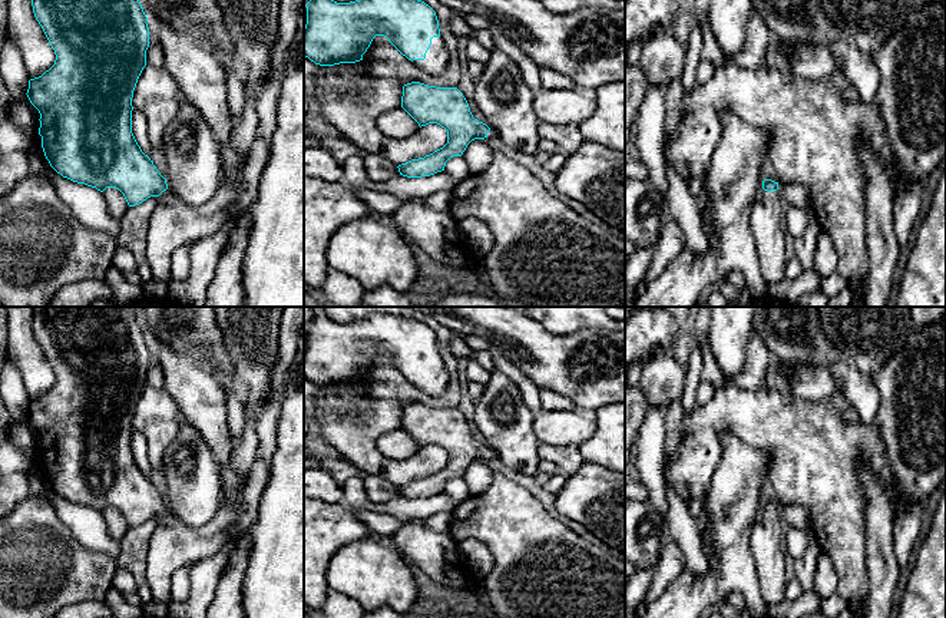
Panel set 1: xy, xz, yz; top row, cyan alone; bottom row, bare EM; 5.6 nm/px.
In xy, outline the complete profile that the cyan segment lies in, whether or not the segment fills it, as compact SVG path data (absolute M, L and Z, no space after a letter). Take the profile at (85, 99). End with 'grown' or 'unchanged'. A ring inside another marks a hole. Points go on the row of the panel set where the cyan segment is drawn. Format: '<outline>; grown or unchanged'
M32 0L33 13L42 26L52 49L54 50L54 65L42 76L29 80L27 98L40 113L39 135L42 148L50 166L77 184L96 188L103 192L106 188L119 189L128 205L135 206L150 196L158 198L158 205L152 214L146 237L148 265L152 270L152 281L171 280L172 252L208 237L218 229L225 229L229 224L231 209L238 205L249 208L258 195L261 173L269 156L269 145L255 138L247 151L248 158L241 169L242 186L235 188L222 181L209 202L198 208L185 205L169 189L166 179L145 155L132 133L132 98L138 79L146 66L146 50L149 47L148 17L139 0Z; grown

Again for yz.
M763 181L761 199L751 211L751 231L757 244L763 278L768 285L785 280L785 229L781 224L778 182Z; grown

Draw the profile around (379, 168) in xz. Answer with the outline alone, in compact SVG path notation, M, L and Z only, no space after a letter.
M366 153L364 165L371 181L386 182L400 175L398 168L380 155Z

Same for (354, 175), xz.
M354 155L341 162L341 182L353 189L371 189L374 192L390 194L398 199L426 198L434 192L453 189L454 184L446 171L430 176L407 178L398 175L386 182L371 181L367 175L364 158Z

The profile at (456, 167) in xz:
M453 156L446 162L444 171L450 175L454 185L469 178L472 173L462 156Z

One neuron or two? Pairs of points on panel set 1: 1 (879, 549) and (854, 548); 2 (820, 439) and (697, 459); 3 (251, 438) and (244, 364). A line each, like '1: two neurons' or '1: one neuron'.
1: two neurons
2: one neuron
3: one neuron

